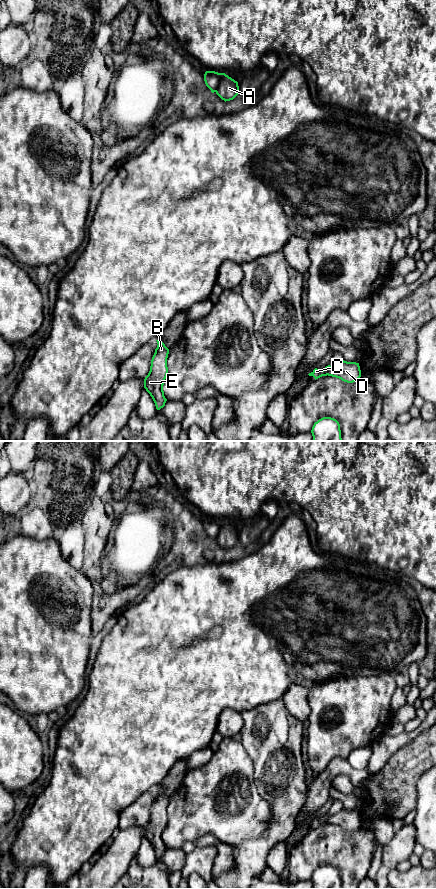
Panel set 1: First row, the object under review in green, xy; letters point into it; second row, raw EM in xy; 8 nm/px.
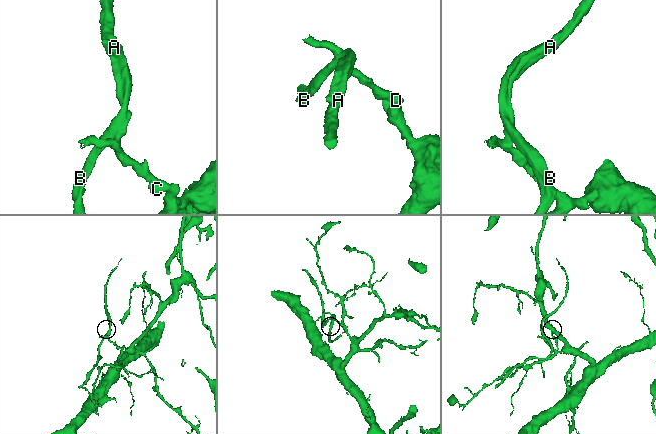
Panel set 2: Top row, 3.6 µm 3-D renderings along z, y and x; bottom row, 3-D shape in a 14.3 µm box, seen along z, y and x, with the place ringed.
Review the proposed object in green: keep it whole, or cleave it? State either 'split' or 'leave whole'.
split

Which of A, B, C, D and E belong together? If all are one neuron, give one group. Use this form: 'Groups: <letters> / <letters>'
Groups: A B E / C D

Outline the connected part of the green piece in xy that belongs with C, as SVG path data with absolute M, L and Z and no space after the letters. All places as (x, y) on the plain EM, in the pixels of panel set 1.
M342 809L336 814L326 814L323 818L315 816L309 824L313 824L316 827L322 824L332 824L341 827L347 831L353 831L361 825L361 818L359 811Z

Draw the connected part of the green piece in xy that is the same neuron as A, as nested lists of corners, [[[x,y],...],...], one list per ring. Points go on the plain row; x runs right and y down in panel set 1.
[[[221,521],[221,528],[216,538],[216,542],[225,550],[233,548],[239,542],[238,530]]]

